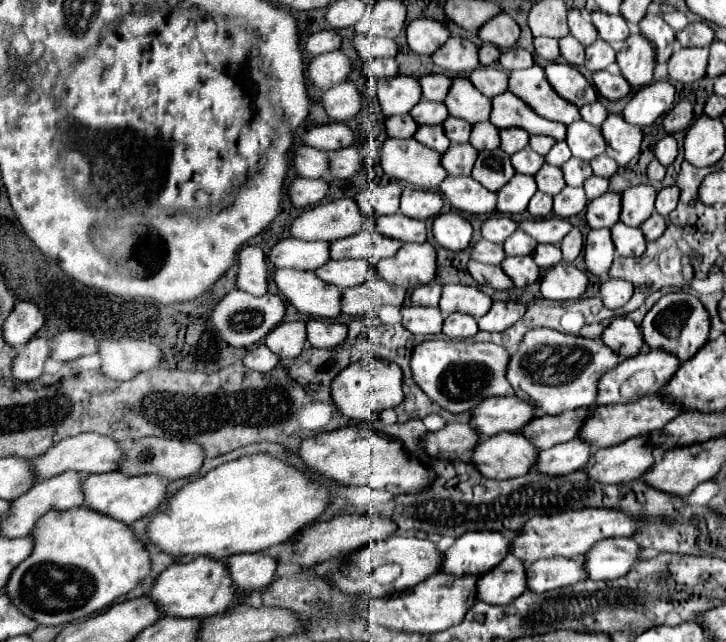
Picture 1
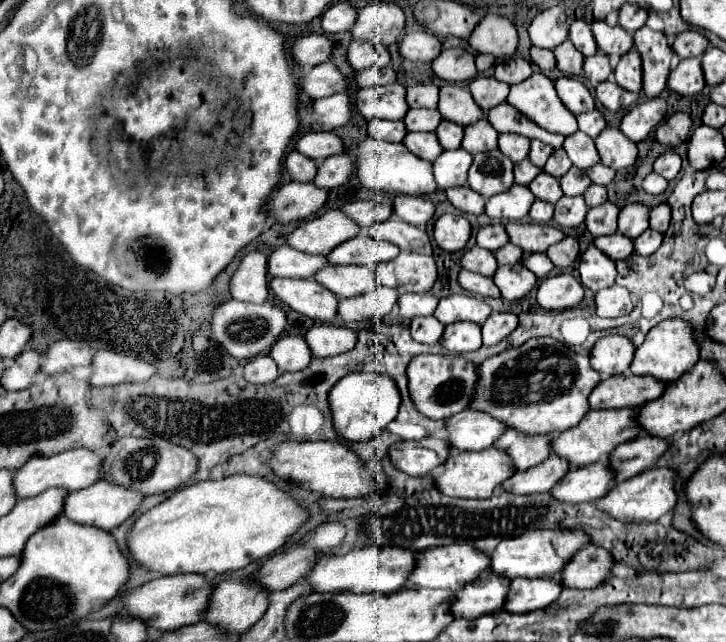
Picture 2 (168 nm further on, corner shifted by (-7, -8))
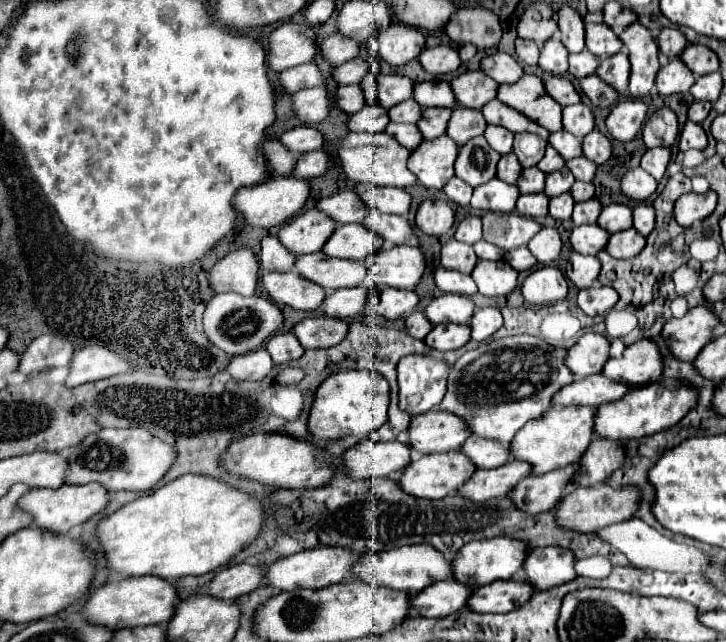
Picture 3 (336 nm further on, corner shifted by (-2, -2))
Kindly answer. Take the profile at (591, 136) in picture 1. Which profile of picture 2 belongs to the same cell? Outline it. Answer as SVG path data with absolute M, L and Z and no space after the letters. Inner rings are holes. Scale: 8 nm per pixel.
M575 132L575 134L567 136L563 148L565 148L567 156L571 158L573 166L577 166L581 170L587 170L599 162L599 152L595 148L595 142L585 132Z

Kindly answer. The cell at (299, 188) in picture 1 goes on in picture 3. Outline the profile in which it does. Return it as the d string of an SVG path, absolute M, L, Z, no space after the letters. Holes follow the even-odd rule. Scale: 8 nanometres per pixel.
M278 176L248 188L240 188L236 194L236 210L244 216L246 224L256 228L272 228L290 220L294 214L298 214L298 210L308 200L308 194L310 194L310 188L306 180L296 176Z

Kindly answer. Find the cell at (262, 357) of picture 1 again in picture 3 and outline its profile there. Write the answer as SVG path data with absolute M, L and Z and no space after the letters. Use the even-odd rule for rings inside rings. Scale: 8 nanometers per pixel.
M266 348L252 350L250 354L234 356L226 372L236 380L262 380L272 372L274 364Z

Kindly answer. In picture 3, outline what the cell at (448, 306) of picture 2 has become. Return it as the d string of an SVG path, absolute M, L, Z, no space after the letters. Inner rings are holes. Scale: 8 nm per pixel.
M442 294L426 306L424 316L430 320L432 326L446 324L446 322L468 324L472 312L474 312L474 302L470 298L460 294Z

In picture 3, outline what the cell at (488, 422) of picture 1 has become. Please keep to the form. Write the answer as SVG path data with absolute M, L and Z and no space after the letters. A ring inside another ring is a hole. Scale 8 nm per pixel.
M426 412L414 416L408 426L408 446L420 454L458 450L470 436L462 418L448 412Z

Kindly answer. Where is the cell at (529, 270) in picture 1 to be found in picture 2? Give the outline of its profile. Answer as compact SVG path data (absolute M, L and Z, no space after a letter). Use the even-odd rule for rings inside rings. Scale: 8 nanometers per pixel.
M513 264L499 266L493 276L493 282L499 286L503 300L519 300L535 288L537 276L523 264Z

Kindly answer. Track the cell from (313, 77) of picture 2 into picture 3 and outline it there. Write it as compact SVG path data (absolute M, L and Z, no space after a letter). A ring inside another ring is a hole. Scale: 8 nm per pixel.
M306 62L306 64L300 64L300 66L294 66L294 68L280 72L280 84L284 86L284 90L288 94L294 94L302 88L322 86L324 78L314 62Z

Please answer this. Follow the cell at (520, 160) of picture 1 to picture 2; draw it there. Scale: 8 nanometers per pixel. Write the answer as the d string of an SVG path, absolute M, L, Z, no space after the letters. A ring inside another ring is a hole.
M523 160L523 162L515 164L515 182L527 186L539 172L541 172L541 168L535 168L535 164L531 164L531 160Z

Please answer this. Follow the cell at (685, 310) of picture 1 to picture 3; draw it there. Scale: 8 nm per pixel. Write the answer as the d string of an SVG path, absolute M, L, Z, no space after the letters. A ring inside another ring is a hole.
M640 340L624 350L620 358L606 360L602 374L628 386L646 386L662 378L662 356L654 342Z

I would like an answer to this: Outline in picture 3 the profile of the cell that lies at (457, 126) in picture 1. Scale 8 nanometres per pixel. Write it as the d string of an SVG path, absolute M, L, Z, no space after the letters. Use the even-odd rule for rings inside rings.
M424 108L422 110L422 122L418 120L418 124L416 124L422 138L432 140L432 138L446 134L450 114L452 114L452 108Z

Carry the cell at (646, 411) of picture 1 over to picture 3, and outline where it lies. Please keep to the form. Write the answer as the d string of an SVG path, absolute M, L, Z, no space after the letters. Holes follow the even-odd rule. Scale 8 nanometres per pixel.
M552 406L548 414L536 418L534 422L526 422L522 430L510 442L510 454L516 460L524 460L530 464L530 474L546 474L556 468L564 468L568 464L578 462L578 458L586 452L592 436L594 436L594 406Z

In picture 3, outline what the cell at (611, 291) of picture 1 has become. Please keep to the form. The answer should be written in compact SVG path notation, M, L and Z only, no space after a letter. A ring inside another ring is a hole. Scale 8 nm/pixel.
M598 286L598 288L586 288L578 292L578 306L588 316L598 316L614 308L618 302L618 292L610 286Z

